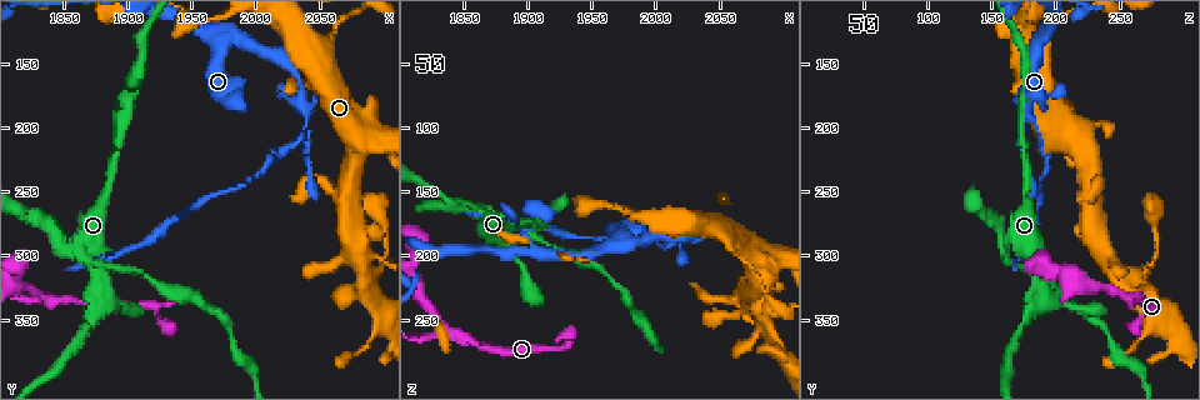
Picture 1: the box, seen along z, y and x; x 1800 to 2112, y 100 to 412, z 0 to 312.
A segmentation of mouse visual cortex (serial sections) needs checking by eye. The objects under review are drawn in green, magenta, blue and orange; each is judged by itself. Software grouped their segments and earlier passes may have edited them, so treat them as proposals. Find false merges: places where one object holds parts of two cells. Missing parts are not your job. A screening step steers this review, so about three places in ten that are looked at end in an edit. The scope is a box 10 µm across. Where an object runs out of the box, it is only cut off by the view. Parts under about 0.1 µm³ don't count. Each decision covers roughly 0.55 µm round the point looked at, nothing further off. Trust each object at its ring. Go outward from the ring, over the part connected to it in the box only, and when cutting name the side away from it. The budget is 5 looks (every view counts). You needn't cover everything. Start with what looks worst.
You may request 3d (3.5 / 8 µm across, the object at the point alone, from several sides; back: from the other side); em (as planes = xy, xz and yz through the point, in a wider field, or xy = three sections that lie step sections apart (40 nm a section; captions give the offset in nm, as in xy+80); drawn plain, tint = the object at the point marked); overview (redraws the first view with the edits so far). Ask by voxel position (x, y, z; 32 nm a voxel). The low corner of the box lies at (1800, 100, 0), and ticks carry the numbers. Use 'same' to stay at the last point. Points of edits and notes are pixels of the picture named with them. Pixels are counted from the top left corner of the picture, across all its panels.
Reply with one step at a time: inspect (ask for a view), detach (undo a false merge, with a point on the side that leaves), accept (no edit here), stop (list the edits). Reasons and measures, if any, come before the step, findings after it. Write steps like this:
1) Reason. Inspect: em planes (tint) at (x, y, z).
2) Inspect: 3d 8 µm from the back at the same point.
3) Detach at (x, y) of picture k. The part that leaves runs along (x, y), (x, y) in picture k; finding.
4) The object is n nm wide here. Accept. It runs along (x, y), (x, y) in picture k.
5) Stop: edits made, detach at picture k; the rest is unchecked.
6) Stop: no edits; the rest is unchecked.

Two arms in line, one across. Inspect: 3d 3.5 µm at (1852, 292, 158).

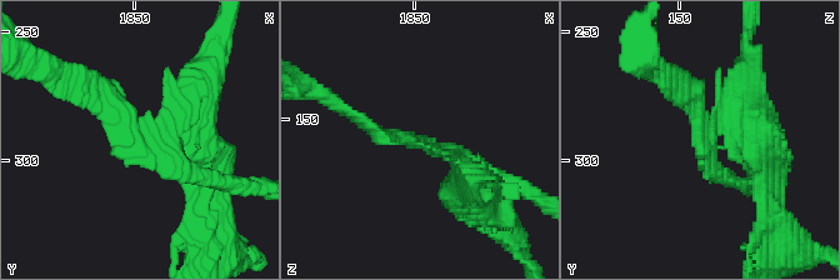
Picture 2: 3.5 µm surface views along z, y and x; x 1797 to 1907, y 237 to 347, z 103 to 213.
3 arms meet here; the arms are 200, 200, 450 nm wide; shape alone is not enough. Inspect: em xy step 5 (tint) at (1852, 293, 160).

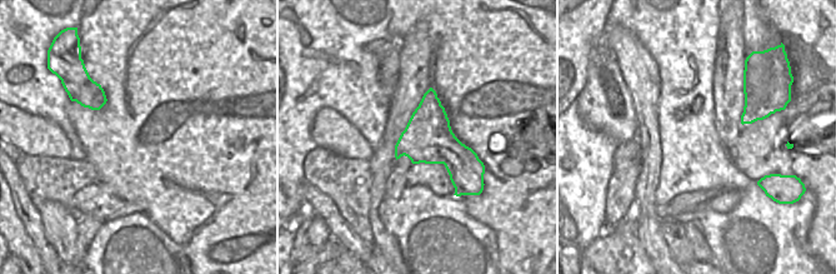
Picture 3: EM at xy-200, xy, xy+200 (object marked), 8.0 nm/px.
Detach at (119, 123) of picture 2. The part that leaves runs along (716, 130), (709, 164), (751, 184) in picture 2; two cells meet here.

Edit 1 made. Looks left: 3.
Sudden change in width. Inspect: em xy step 2 (tint) at (2036, 200, 184).

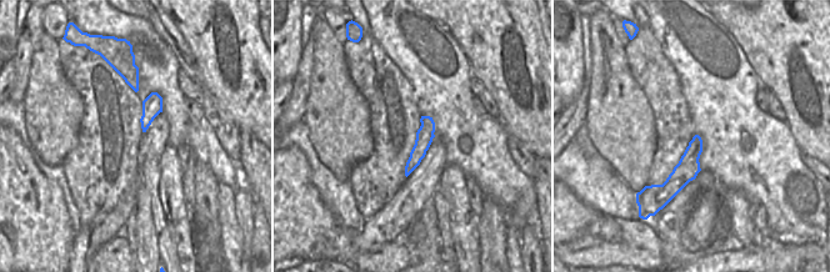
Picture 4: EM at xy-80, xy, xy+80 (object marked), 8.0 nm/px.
Inspect: 3d 3.5 µm at the same point.

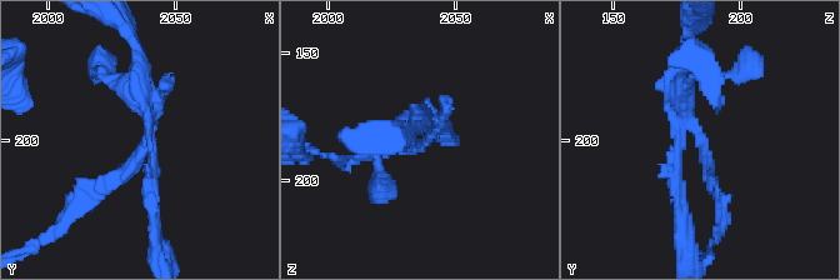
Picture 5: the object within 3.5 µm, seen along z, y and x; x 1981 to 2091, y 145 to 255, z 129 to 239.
Detach at (128, 174) of picture 5. The part that leaves runs along (144, 146), (68, 220) in picture 5; two cells meet here.

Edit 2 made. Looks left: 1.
Stop: edits made, detach at picture 2, detach at picture 5; the rest is unchecked.

